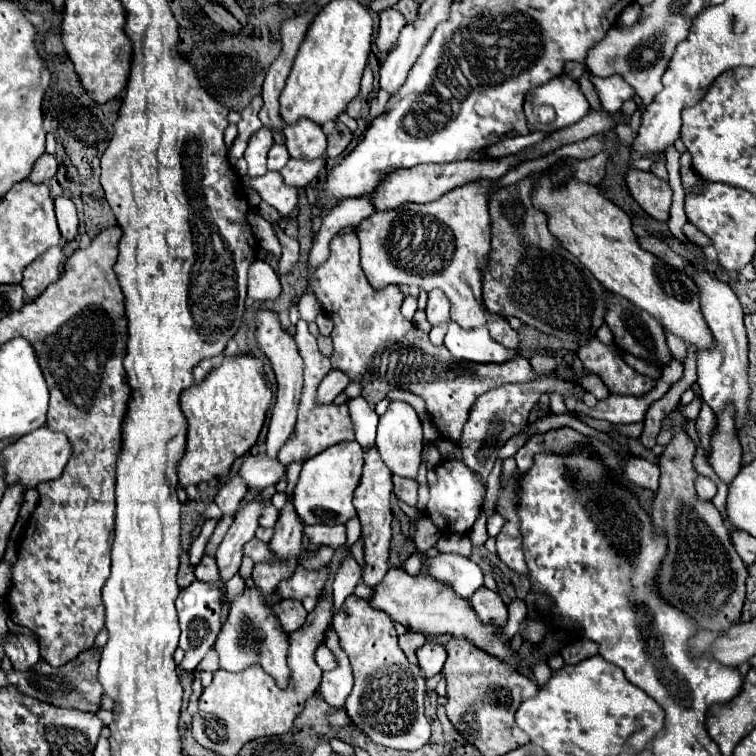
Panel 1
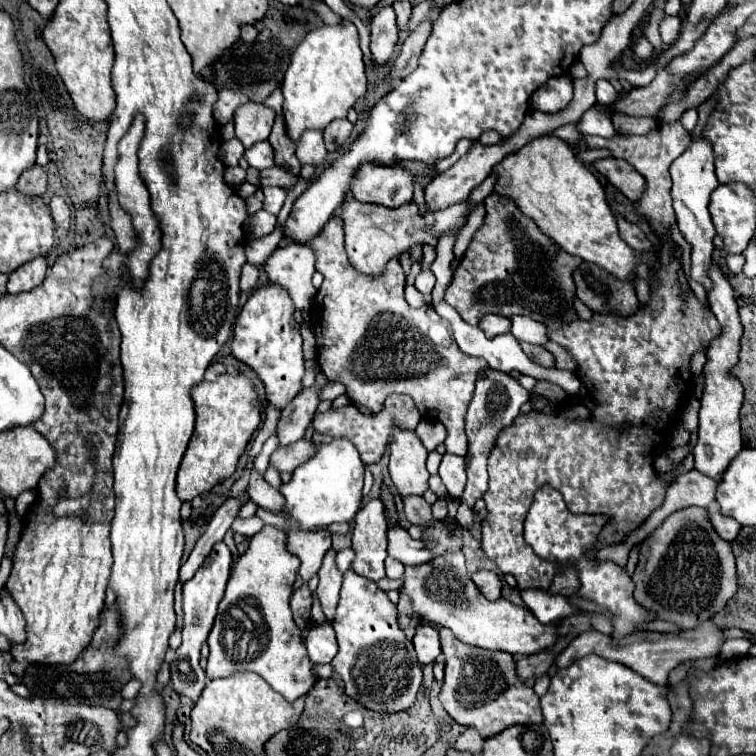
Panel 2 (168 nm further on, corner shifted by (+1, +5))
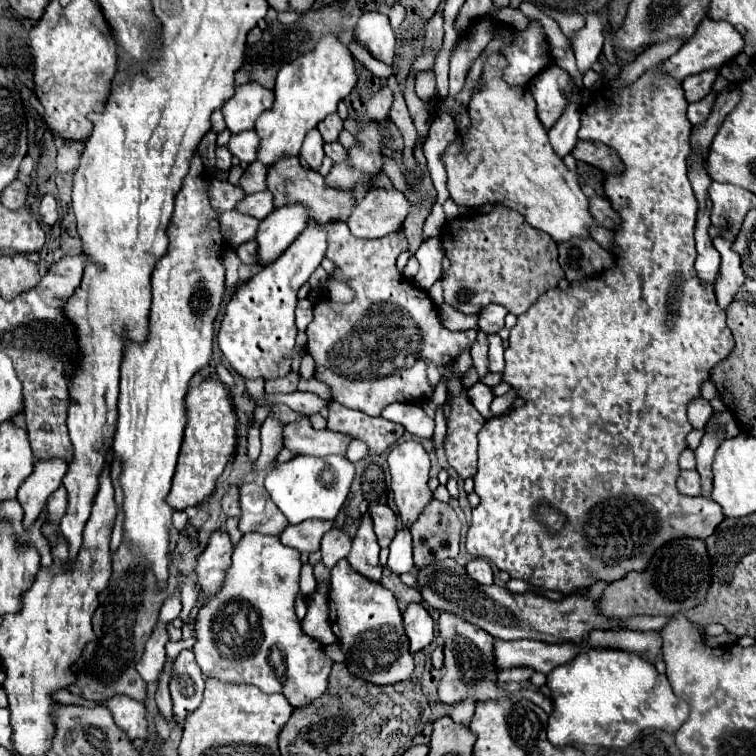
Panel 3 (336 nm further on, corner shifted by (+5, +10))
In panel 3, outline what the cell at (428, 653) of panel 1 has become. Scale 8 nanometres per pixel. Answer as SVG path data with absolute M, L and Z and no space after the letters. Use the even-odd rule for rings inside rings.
M413 604L403 612L403 626L409 638L411 654L423 650L433 642L433 618L421 604Z

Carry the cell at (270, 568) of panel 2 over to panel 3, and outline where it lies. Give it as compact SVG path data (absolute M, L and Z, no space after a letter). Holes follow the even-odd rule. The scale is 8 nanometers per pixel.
M245 534L239 544L235 544L233 548L233 564L231 568L227 570L227 578L225 578L225 584L223 584L223 590L211 598L211 602L207 602L207 606L203 606L197 614L197 644L193 648L195 652L195 658L197 658L197 664L201 668L201 672L207 676L207 678L219 678L219 680L225 680L225 682L241 682L241 684L253 684L257 688L261 688L263 692L267 694L273 694L273 692L281 692L291 706L299 708L299 706L305 706L307 702L315 700L319 694L323 694L327 690L327 676L331 672L331 660L325 656L325 650L311 638L307 638L299 626L299 618L295 616L295 596L299 592L299 570L301 570L301 560L299 560L299 550L295 548L289 548L285 544L281 544L281 540L277 536L267 536L267 534Z

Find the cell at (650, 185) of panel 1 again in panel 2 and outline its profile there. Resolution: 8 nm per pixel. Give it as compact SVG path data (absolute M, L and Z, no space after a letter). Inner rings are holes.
M607 157L607 159L597 159L593 161L595 169L603 173L627 199L637 201L645 189L645 179L639 175L627 161L617 159L617 157Z

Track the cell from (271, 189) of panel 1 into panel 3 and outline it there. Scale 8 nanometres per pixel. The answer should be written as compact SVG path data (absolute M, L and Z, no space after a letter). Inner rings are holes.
M263 190L263 192L257 192L257 194L249 194L239 204L239 212L255 216L259 220L263 220L267 214L271 214L273 208L275 208L273 206L273 194L269 190Z

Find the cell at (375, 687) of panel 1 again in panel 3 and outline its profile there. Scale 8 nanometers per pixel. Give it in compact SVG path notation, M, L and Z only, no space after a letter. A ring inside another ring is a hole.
M339 560L331 570L329 620L345 654L347 670L353 676L375 686L389 686L411 678L415 664L395 596L383 584L355 572L347 560Z

